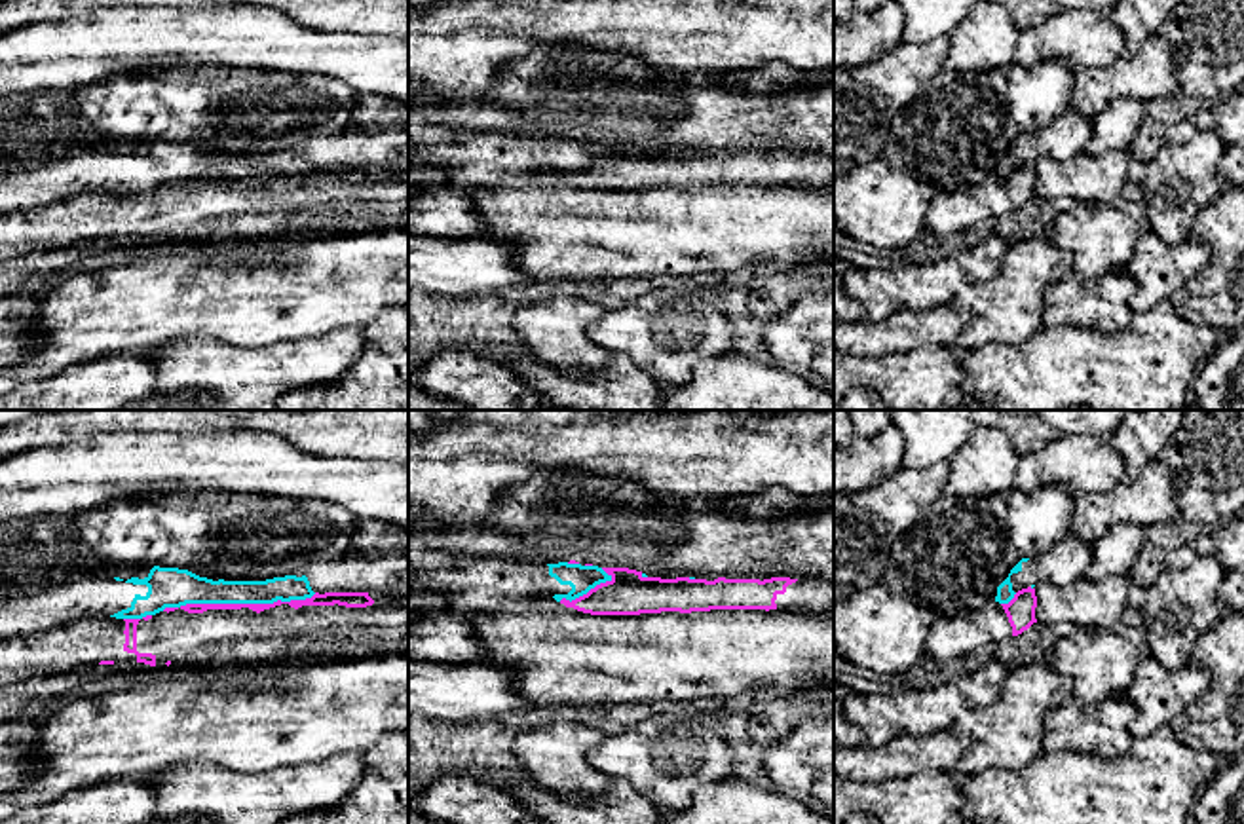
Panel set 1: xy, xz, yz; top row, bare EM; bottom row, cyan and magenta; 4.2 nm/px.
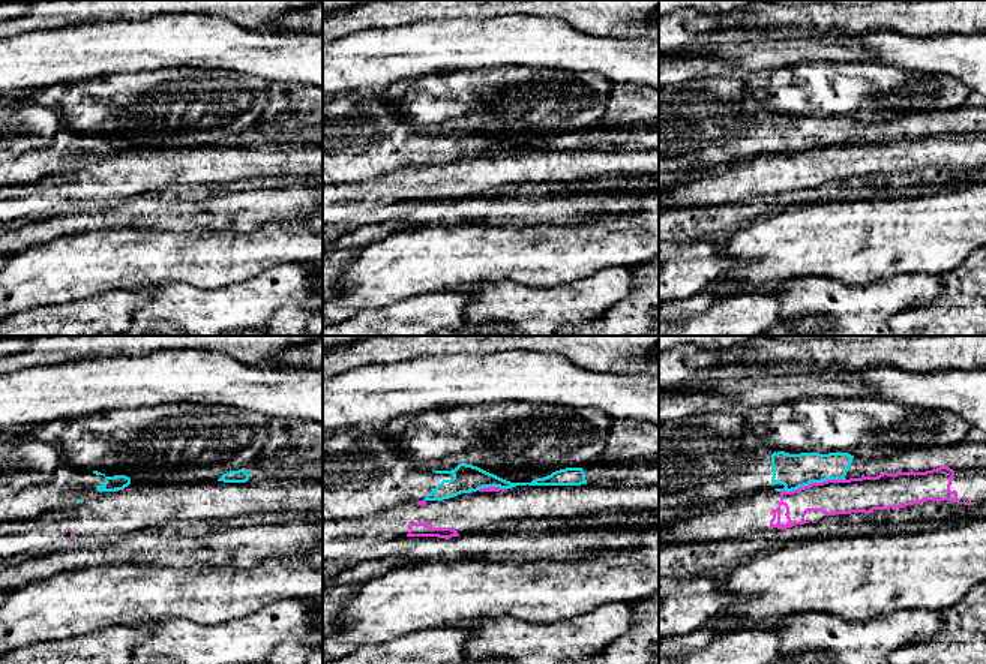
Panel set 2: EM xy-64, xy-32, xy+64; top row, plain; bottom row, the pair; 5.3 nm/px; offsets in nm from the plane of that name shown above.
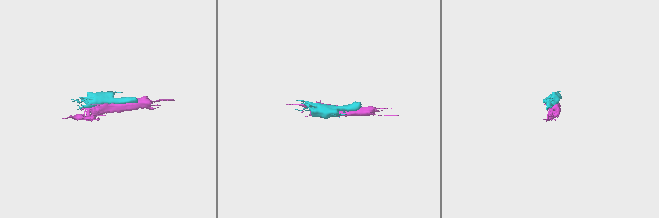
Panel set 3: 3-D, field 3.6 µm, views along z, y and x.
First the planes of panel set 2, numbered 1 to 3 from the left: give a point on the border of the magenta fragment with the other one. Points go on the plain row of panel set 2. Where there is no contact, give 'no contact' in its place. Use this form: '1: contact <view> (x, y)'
1: contact xy-64 (116, 153)
2: contact xy-32 (491, 150)
3: contact xy+64 (812, 146)

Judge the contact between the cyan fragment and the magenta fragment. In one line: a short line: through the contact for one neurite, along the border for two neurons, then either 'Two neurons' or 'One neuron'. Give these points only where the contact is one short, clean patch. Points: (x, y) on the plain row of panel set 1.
Two neurons

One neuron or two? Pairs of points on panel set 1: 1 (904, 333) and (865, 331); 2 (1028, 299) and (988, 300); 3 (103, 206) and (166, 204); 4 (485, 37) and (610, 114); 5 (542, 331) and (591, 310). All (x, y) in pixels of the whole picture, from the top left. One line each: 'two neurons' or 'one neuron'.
1: one neuron
2: one neuron
3: one neuron
4: two neurons
5: one neuron

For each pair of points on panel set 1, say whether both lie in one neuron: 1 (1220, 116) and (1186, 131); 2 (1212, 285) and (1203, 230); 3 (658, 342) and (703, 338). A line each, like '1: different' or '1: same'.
1: same
2: same
3: same

